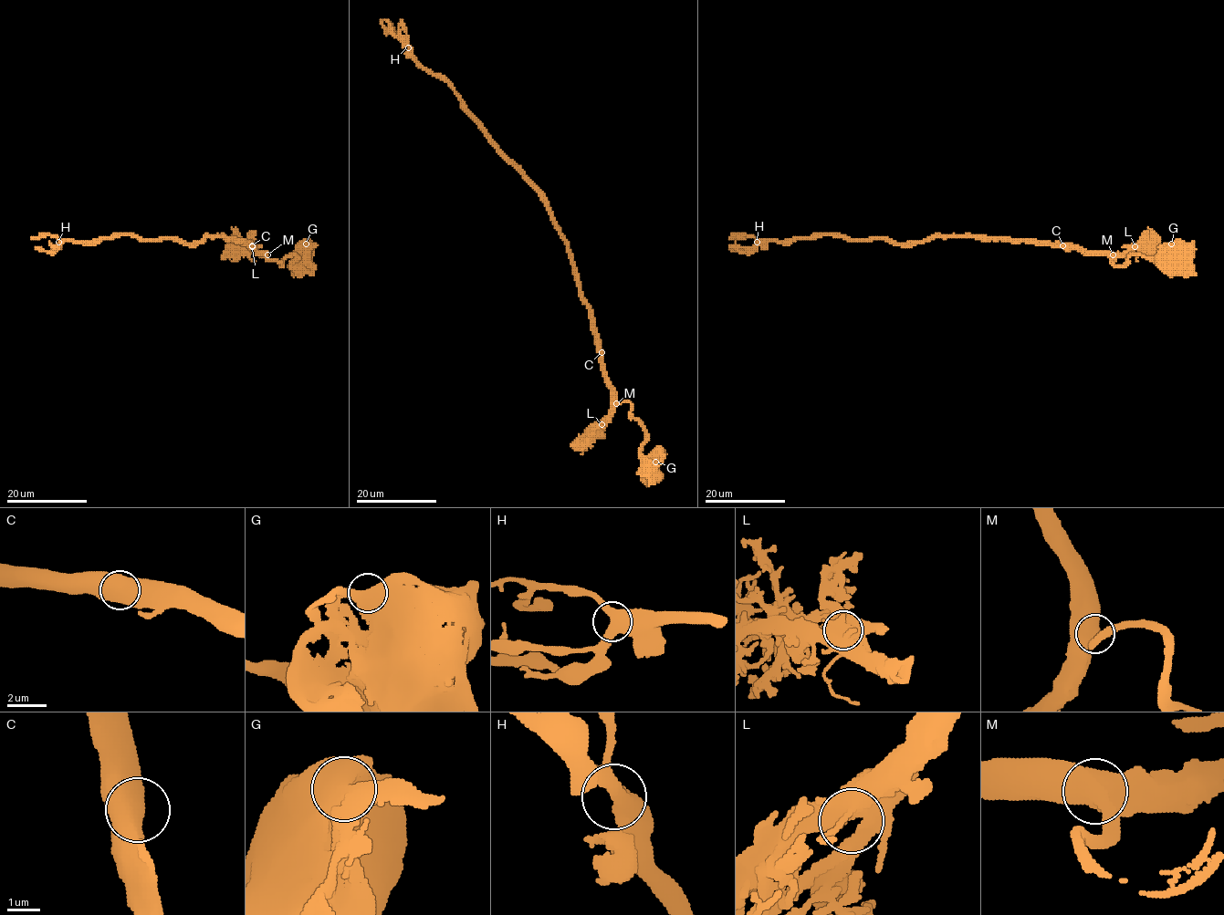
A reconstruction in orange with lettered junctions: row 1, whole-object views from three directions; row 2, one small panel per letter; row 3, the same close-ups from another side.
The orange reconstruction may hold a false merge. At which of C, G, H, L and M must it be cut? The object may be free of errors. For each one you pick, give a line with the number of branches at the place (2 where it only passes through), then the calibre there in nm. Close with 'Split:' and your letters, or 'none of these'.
Split: none of these

